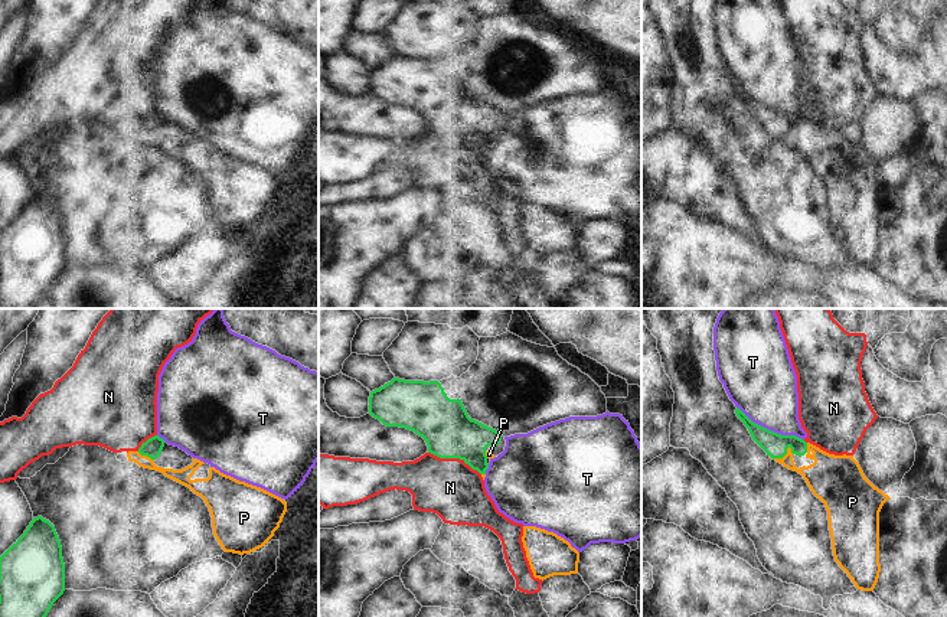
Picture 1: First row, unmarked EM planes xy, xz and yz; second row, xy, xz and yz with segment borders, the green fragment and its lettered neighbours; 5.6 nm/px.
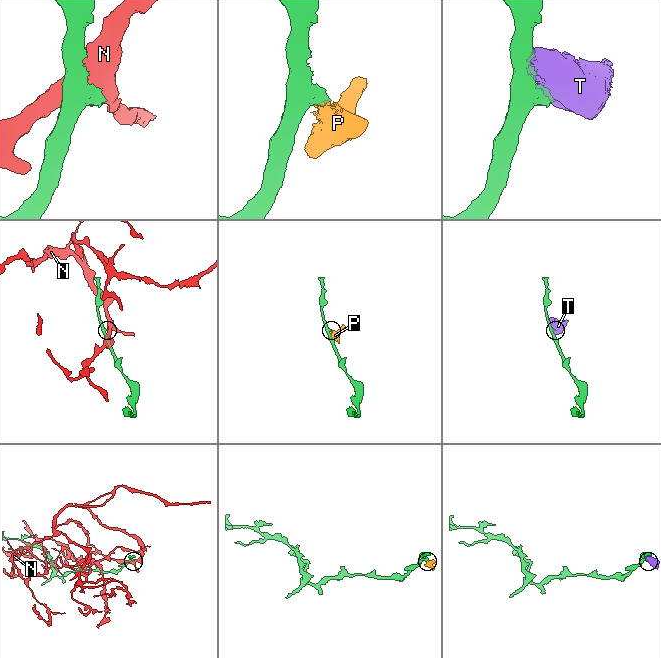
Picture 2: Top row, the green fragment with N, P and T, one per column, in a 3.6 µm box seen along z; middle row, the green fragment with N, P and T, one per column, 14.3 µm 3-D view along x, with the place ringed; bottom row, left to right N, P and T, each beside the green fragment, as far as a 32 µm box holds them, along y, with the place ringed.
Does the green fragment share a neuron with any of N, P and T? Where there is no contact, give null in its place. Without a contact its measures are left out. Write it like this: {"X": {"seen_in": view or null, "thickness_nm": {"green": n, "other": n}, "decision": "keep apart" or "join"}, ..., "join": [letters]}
{"N": {"seen_in": "xz", "thickness_nm": {"green": 280, "other": 320}, "decision": "keep apart"}, "P": {"seen_in": "yz", "thickness_nm": {"green": 130, "other": 180}, "decision": "join"}, "T": {"seen_in": "yz", "thickness_nm": {"green": 130, "other": 360}, "decision": "keep apart"}, "join": ["P"]}

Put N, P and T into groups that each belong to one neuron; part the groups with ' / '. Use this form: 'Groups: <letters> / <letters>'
Groups: N / P / T.

